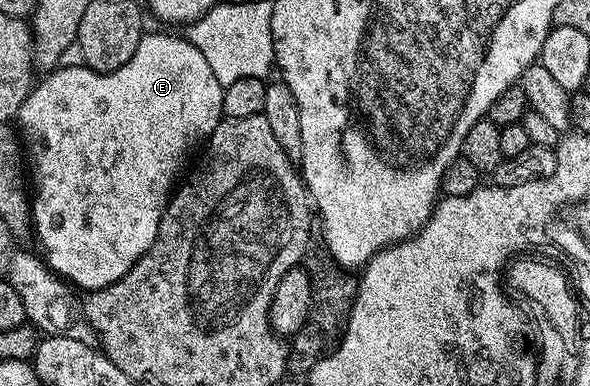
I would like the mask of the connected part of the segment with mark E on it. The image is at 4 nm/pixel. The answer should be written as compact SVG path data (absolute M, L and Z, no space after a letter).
M142 34L139 49L135 49L131 61L127 61L127 65L114 71L102 73L92 71L91 68L84 65L62 66L56 72L56 75L58 74L57 87L34 86L32 93L17 114L17 119L25 126L26 133L37 142L33 147L33 163L31 159L31 206L35 239L37 235L42 249L45 250L45 253L43 252L44 262L48 264L50 270L74 288L82 287L81 291L85 293L98 291L122 279L133 268L139 256L147 253L147 249L151 249L151 245L159 233L159 225L165 207L178 186L177 174L180 173L185 158L192 153L193 147L200 148L208 140L209 134L218 127L223 118L221 110L223 109L225 88L221 86L219 77L215 77L215 73L211 73L211 65L207 65L207 57L203 57L203 53L199 53L199 49L195 49L195 45L191 45L188 37L181 36L180 39L177 35L149 34Z

